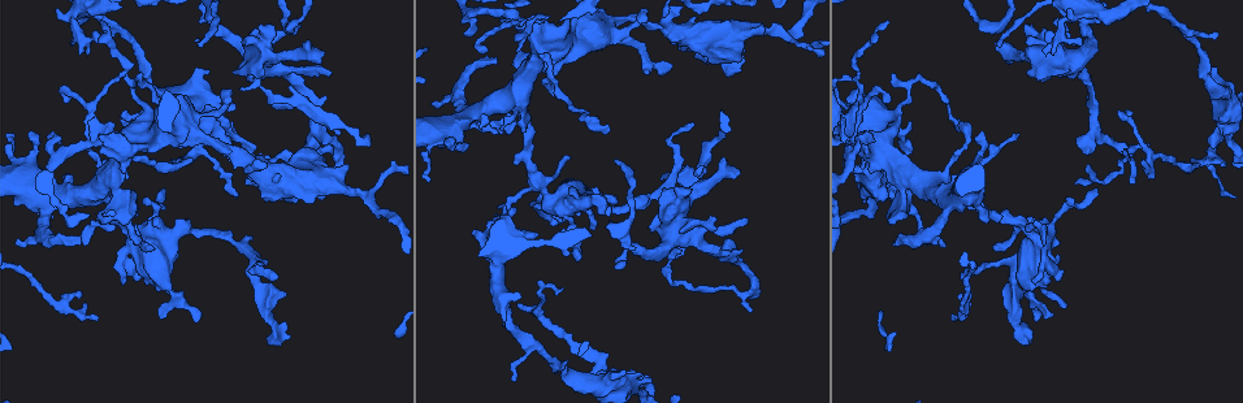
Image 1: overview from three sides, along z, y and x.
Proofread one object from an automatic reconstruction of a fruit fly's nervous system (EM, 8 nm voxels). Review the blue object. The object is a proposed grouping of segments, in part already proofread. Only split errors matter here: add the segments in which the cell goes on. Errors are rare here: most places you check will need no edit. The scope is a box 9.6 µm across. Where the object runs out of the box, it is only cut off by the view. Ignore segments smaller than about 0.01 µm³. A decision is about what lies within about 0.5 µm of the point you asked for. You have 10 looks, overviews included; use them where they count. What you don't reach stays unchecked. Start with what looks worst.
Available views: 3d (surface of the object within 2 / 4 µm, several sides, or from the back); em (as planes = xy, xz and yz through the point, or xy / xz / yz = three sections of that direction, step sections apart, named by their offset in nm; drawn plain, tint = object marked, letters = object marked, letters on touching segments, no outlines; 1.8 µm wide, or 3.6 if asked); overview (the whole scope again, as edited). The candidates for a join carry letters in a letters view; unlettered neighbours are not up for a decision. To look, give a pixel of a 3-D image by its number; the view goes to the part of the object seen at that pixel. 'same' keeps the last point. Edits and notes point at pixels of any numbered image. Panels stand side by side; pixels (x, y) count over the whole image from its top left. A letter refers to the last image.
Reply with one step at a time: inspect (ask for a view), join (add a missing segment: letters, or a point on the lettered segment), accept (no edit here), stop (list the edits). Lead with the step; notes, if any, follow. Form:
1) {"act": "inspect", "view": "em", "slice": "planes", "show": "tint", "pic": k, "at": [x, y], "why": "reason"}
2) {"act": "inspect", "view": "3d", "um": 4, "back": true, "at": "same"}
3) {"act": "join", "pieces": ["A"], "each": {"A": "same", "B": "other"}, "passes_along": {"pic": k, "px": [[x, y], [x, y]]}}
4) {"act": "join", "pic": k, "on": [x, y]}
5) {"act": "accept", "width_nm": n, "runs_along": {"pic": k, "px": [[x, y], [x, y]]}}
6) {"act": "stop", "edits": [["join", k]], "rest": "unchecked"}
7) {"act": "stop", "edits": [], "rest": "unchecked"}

{"act": "inspect", "view": "3d", "um": 2, "pic": 1, "at": [93, 140], "why": "branch point"}

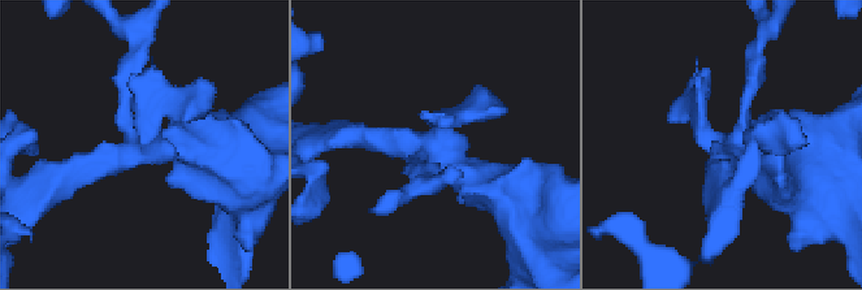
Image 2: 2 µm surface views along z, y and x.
{"act": "inspect", "view": "em", "slice": "planes", "show": "letters", "pic": 2, "at": [741, 139]}

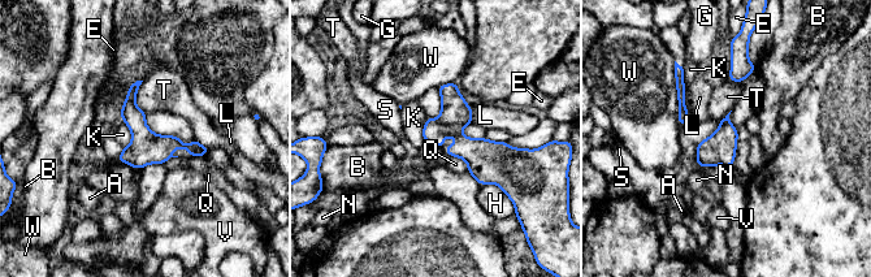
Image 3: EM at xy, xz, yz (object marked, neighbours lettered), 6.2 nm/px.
{"act": "accept", "each": {"A": "other", "B": "other", "E": "other", "G": "other", "H": "other", "K": "other", "L": "other", "N": "other", "Q": "other", "S": "other", "T": "other", "V": "other", "W": "other"}, "border": {"pic": 3, "px": [[684, 66], [685, 109], [689, 117]]}, "found": "no lettered segment goes on from it"}

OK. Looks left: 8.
{"act": "inspect", "view": "3d", "um": 2, "pic": 1, "at": [648, 378], "why": "thick end"}

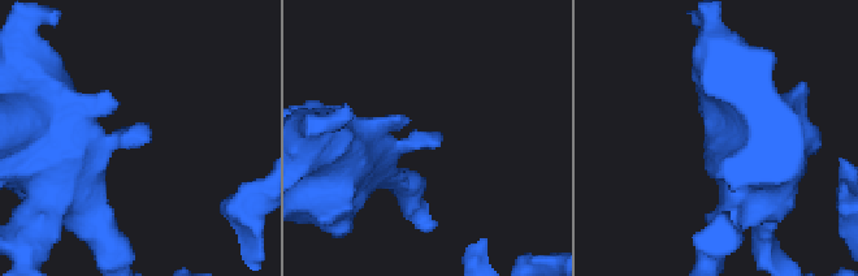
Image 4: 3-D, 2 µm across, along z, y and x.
{"act": "inspect", "view": "em", "slice": "planes", "show": "letters", "pic": 4, "at": [437, 136]}

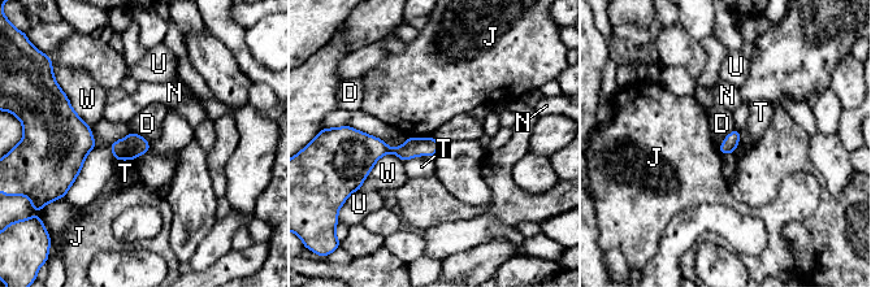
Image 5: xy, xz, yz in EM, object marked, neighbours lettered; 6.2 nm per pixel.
{"act": "accept", "longest_contact_nm": ["W", 320], "each": {"D": "other", "J": "other", "N": "other", "T": "other", "U": "other", "W": "other"}, "found": "none of them fits"}

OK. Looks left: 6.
{"act": "inspect", "view": "em", "um": 3.6, "slice": "planes", "show": "letters", "pic": 1, "at": [1007, 54], "why": "branch stops here"}

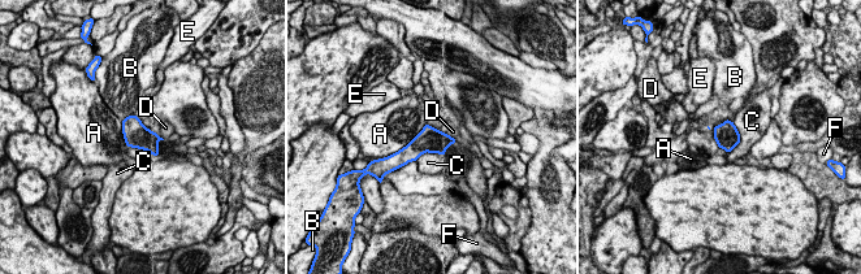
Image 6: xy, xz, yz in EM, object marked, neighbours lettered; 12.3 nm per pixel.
{"act": "accept", "each": {"A": "other", "B": "other", "C": "other", "D": "other", "E": "other", "F": "other"}, "border": {"pic": 6, "px": [[425, 124], [403, 147], [390, 155]]}, "found": "no lettered segment goes on from it"}

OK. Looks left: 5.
{"act": "stop", "edits": [], "rest": "unchecked"}

